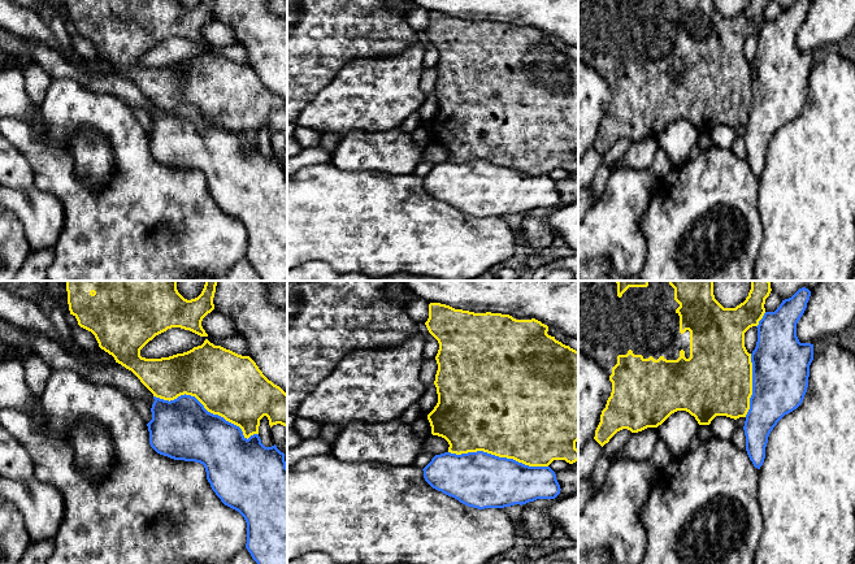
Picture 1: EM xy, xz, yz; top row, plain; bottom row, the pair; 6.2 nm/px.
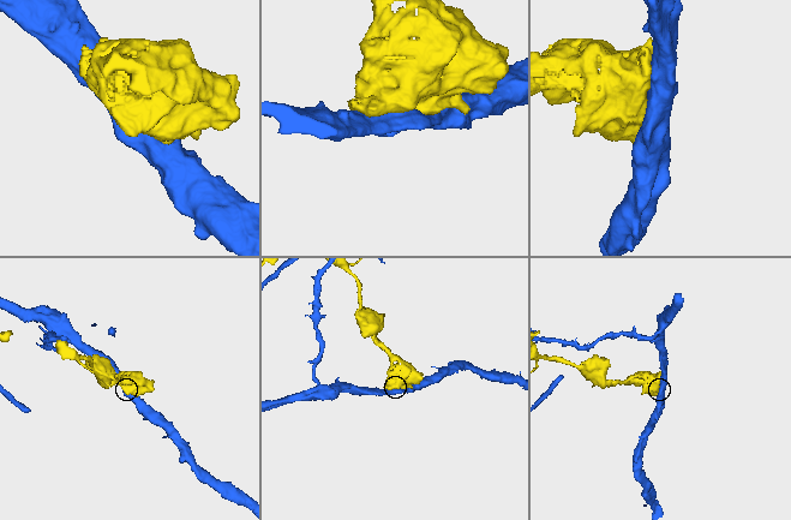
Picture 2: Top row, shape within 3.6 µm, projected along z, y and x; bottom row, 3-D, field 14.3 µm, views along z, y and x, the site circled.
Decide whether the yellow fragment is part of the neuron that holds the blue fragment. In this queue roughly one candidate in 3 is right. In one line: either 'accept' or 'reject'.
reject

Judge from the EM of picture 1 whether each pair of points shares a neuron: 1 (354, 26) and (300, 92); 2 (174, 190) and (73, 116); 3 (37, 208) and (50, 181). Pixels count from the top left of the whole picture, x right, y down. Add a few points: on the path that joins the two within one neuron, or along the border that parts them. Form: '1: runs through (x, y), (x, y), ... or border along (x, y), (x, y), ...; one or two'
1: runs through (337, 43), (304, 76); one
2: runs through (150, 169), (98, 117); one
3: border along (34, 185), (51, 192), (61, 203), (65, 212); two

